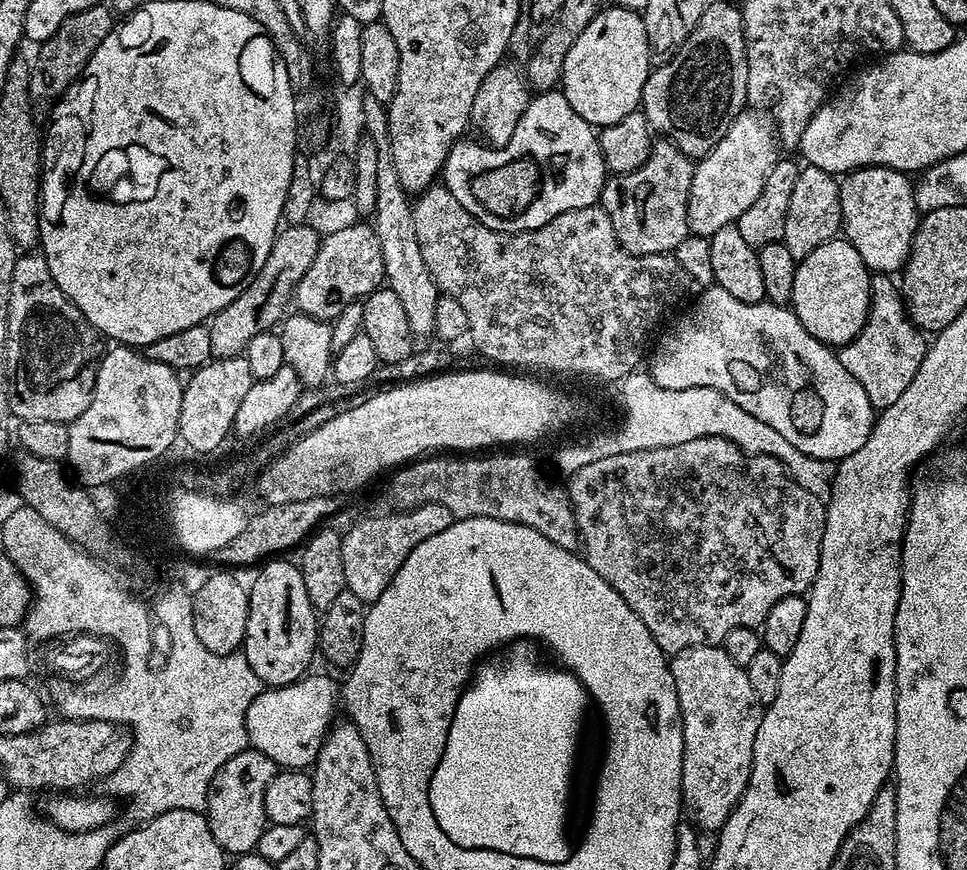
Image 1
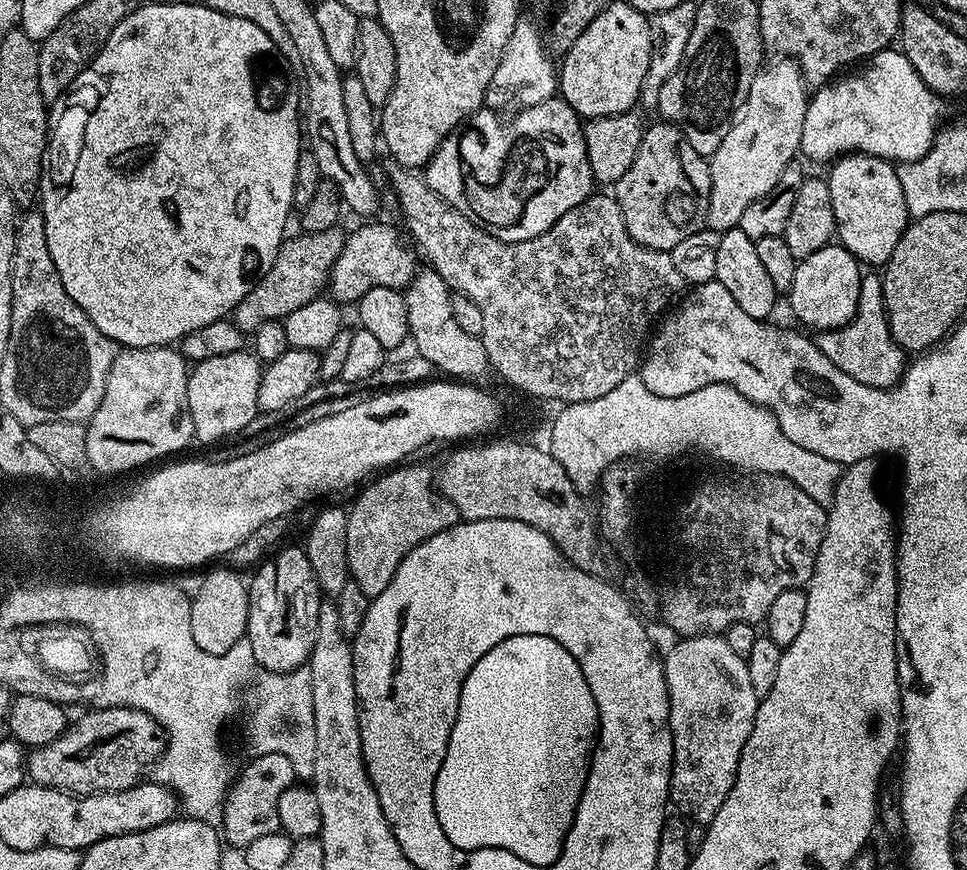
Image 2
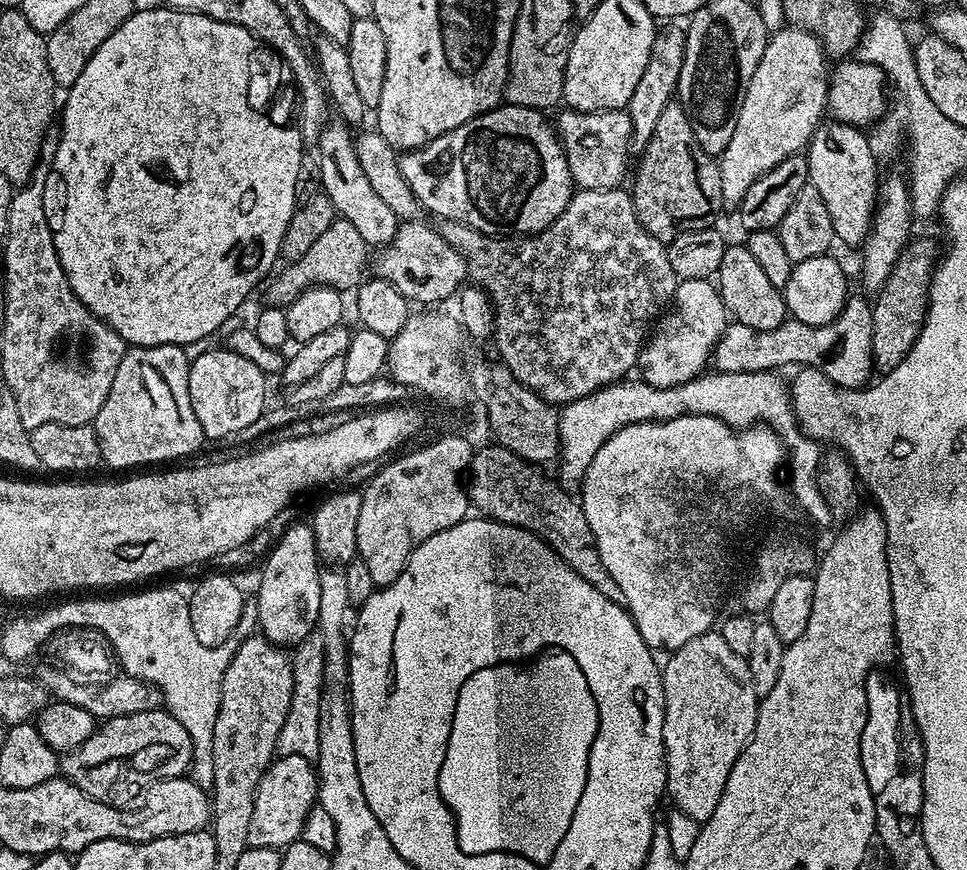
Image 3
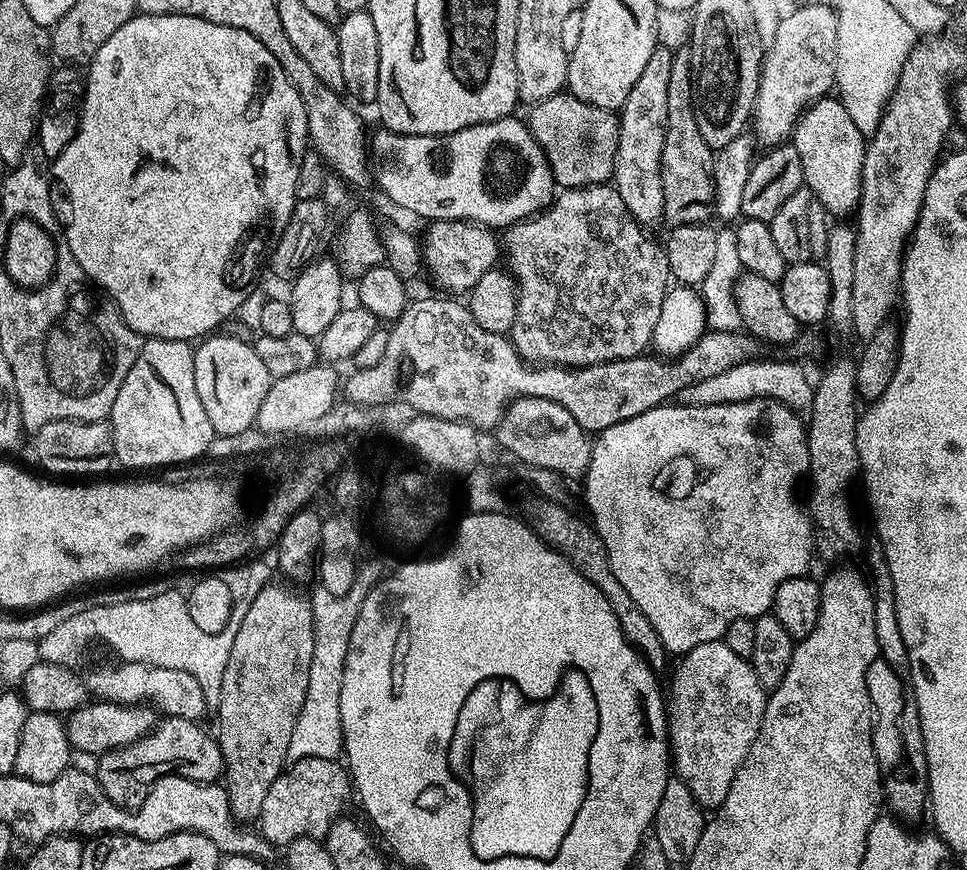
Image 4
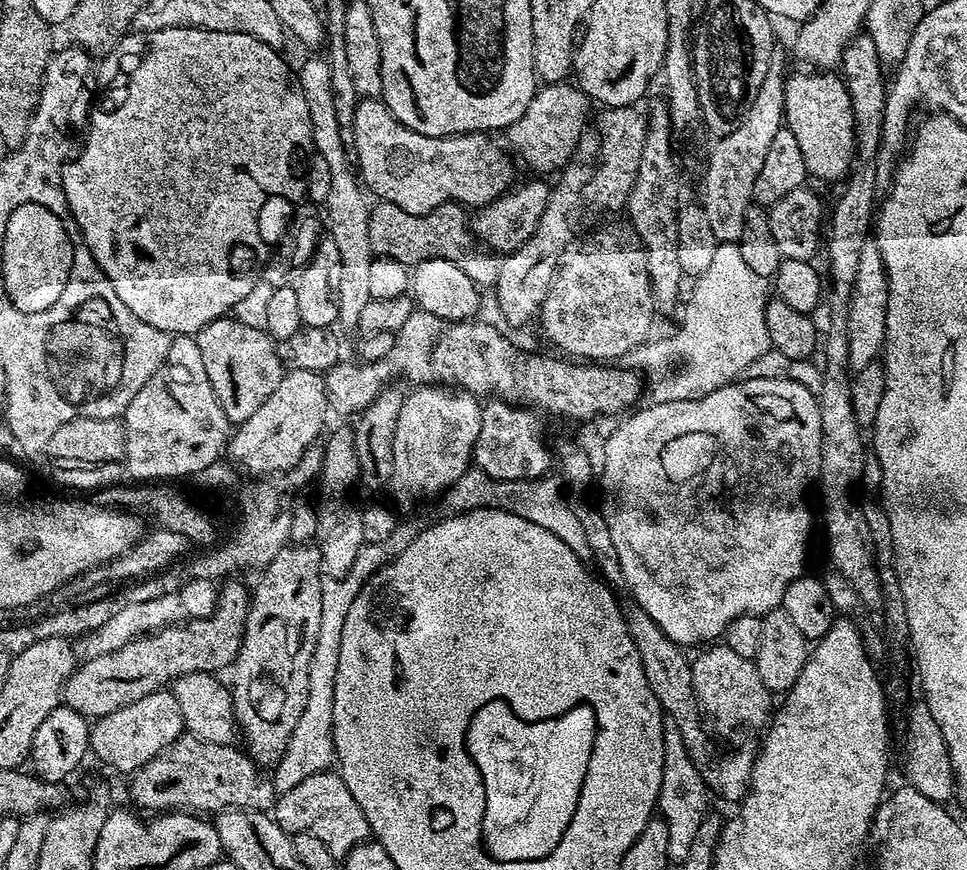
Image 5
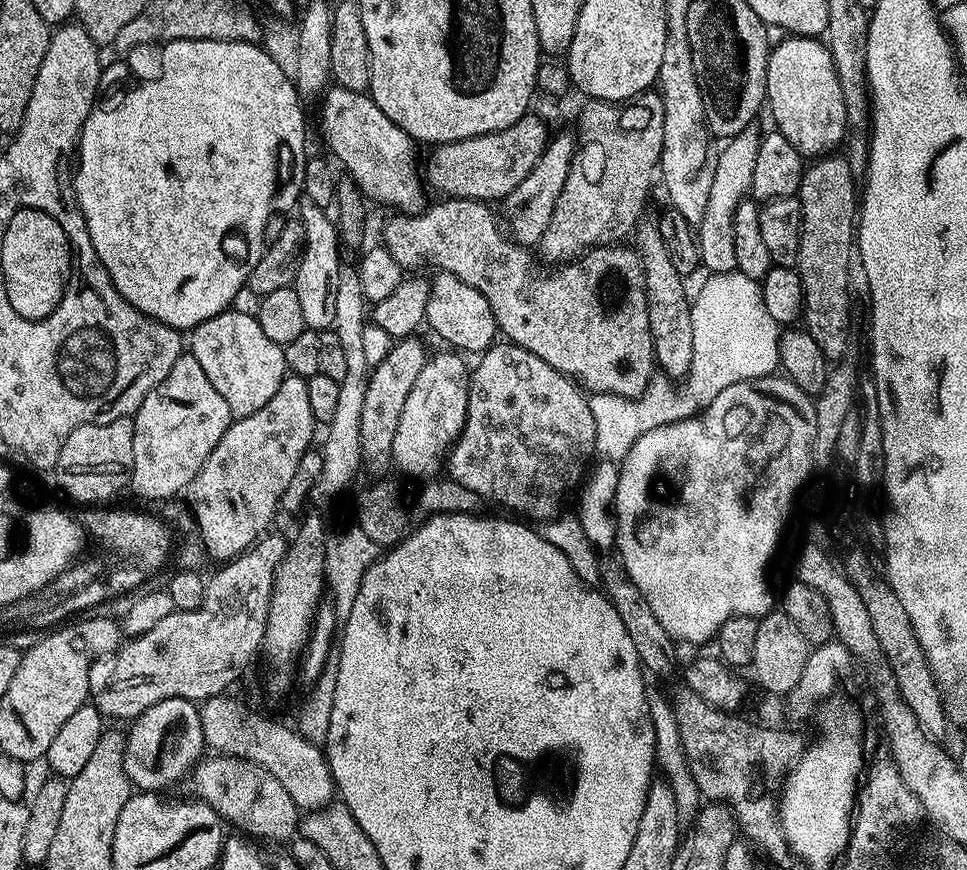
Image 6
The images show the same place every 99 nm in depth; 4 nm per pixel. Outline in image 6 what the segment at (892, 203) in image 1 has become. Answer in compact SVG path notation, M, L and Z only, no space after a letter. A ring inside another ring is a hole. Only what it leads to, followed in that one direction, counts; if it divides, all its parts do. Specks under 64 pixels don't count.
M792 34L780 45L773 47L768 53L768 69L766 70L767 111L772 111L775 131L790 141L805 158L819 158L841 147L848 132L846 118L846 102L842 98L842 86L838 86L838 74L834 70L834 58L830 54L827 43L823 39L813 38L808 34Z

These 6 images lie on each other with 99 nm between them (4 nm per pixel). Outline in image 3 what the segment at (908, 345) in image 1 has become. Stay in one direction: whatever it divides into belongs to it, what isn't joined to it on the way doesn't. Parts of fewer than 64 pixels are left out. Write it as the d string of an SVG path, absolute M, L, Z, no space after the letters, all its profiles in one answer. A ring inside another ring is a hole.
M849 295L838 318L822 326L806 326L806 322L786 319L774 330L754 330L735 322L720 335L714 353L714 368L718 372L743 372L745 374L772 374L776 368L788 368L791 364L822 370L840 388L862 388L873 379L872 343L874 342L874 318L872 305L866 299Z

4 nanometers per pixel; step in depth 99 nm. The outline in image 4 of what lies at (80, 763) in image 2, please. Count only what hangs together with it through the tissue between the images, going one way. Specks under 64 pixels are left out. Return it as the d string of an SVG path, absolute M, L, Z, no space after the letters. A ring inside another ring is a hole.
M170 716L161 719L152 731L147 732L142 738L138 738L133 744L127 744L125 748L116 748L113 752L106 752L99 757L94 775L106 798L110 798L119 808L137 809L143 804L146 794L152 783L162 779L163 776L181 776L190 778L194 782L211 784L219 781L224 774L224 759L219 744L216 743L215 735L206 733L200 729L201 725L195 720Z

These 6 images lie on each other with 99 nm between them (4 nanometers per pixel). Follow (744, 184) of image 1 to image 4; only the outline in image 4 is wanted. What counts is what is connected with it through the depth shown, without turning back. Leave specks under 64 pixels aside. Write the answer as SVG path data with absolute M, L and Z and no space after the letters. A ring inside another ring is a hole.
M821 2L786 13L780 20L774 46L767 48L764 53L756 105L752 108L750 128L759 143L760 140L764 146L785 143L793 135L805 108L833 91L837 33L836 11Z

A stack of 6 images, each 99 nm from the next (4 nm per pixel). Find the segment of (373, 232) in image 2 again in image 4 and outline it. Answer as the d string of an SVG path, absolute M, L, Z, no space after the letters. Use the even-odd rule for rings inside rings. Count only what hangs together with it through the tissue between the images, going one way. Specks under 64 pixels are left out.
M434 220L427 225L422 236L422 264L430 277L431 283L440 288L445 288L448 294L464 294L469 288L482 278L490 269L497 267L496 258L502 254L502 244L493 229L484 227L483 224L473 224L471 220Z

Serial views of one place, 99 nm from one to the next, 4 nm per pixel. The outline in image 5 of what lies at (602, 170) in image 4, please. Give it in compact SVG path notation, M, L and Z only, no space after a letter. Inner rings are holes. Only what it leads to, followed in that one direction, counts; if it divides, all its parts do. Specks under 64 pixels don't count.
M561 82L537 87L530 106L526 106L526 110L522 113L522 118L515 120L506 129L507 151L513 157L521 156L536 174L552 171L555 173L563 169L564 165L576 155L586 135L586 129L590 124L588 107L590 107L588 97L580 91L579 87L571 83Z

